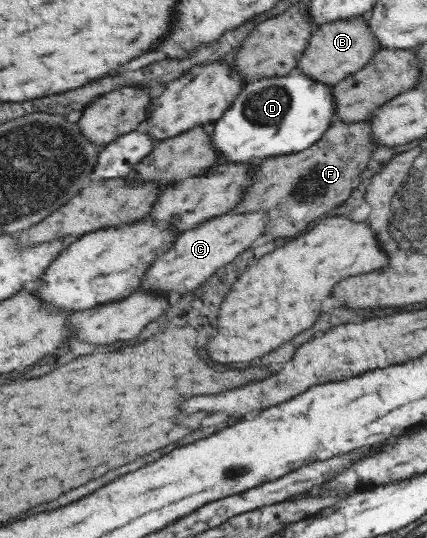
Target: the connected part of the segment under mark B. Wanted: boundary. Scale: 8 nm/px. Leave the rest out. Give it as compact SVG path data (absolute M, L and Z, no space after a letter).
M367 16L336 20L314 26L296 69L301 74L309 75L317 83L332 87L346 76L358 72L379 49L377 37L368 27Z

